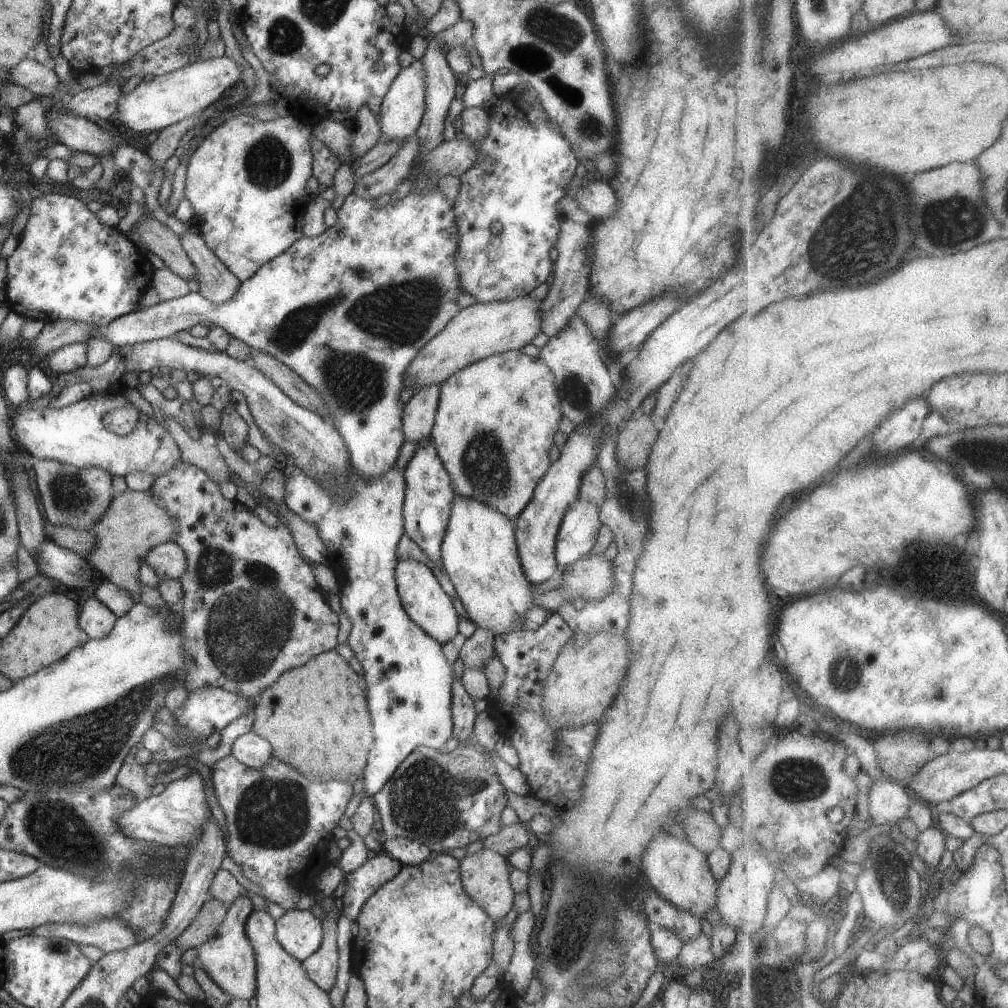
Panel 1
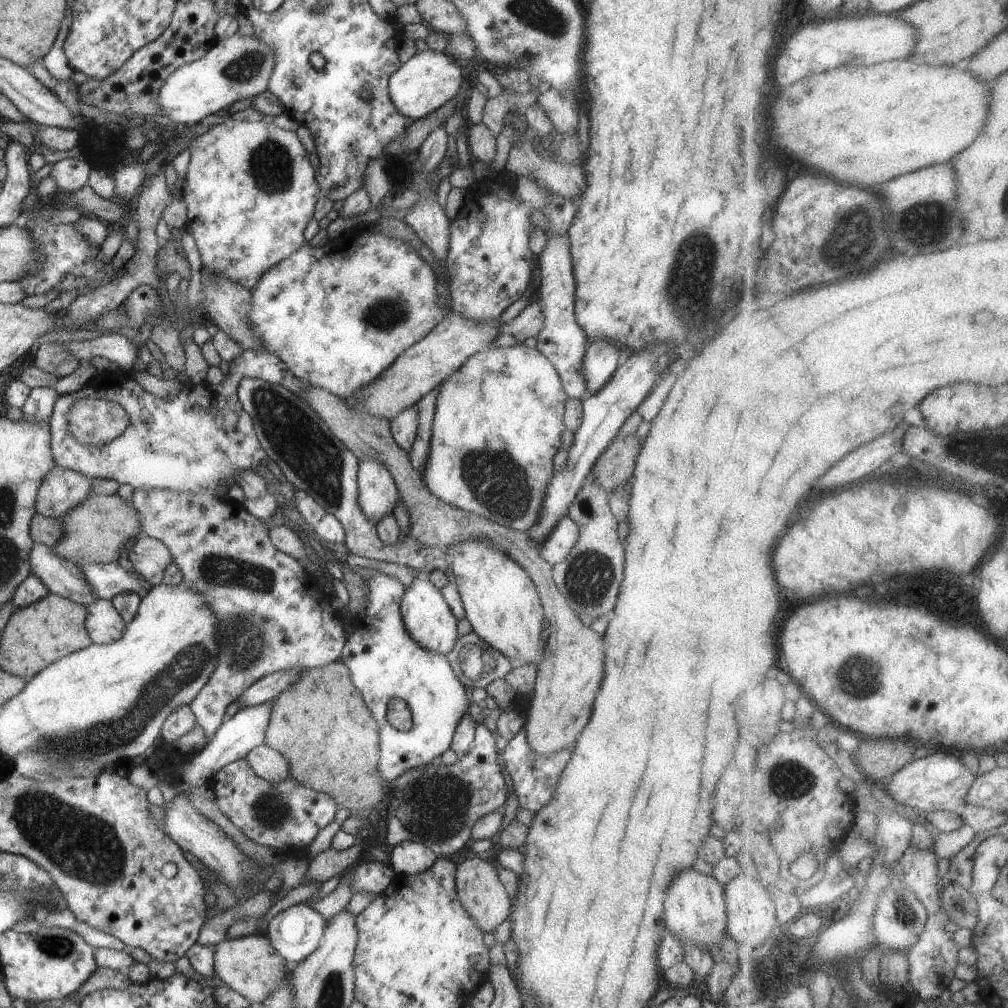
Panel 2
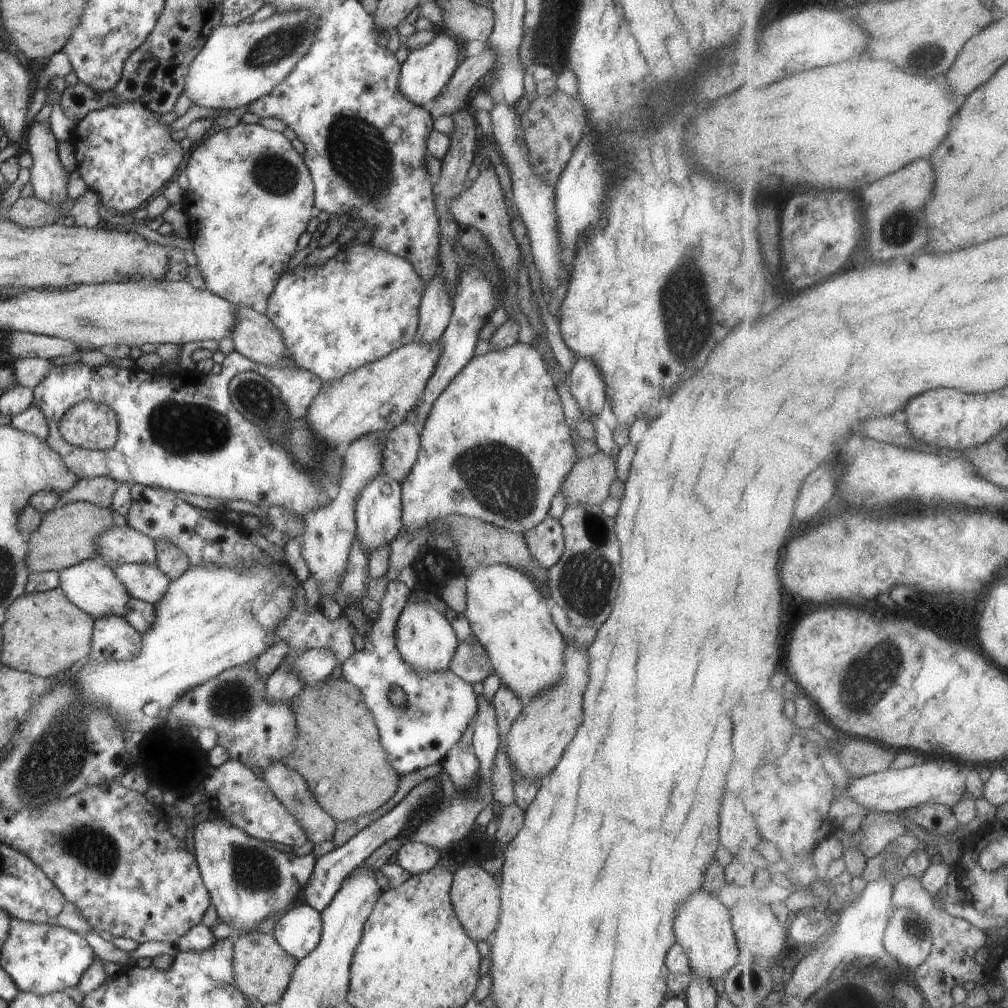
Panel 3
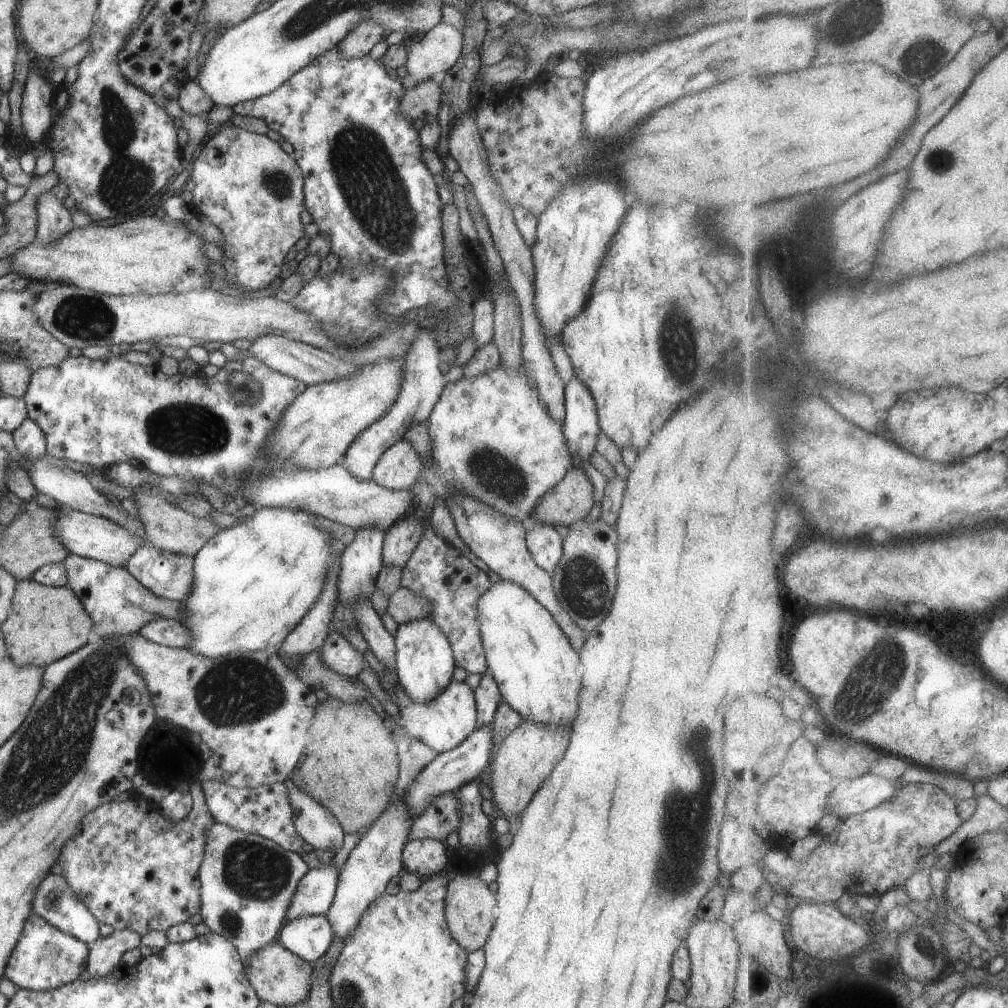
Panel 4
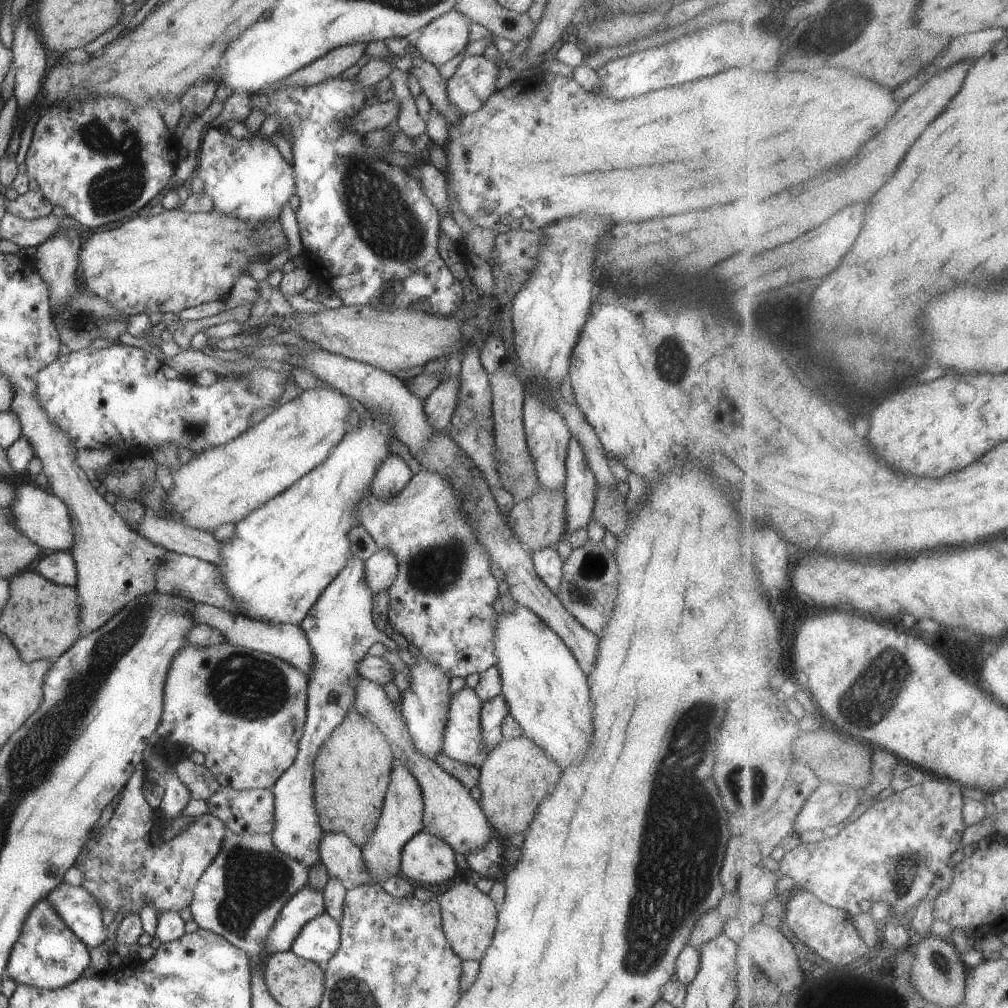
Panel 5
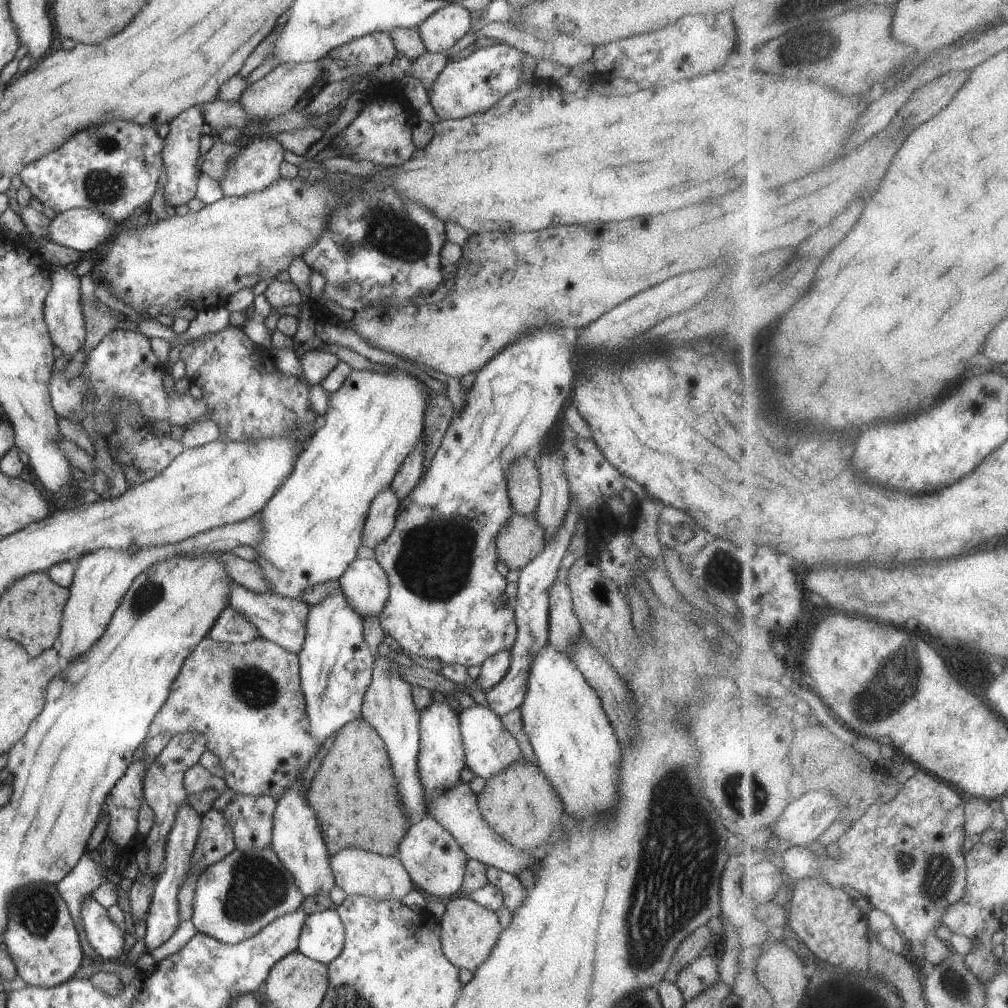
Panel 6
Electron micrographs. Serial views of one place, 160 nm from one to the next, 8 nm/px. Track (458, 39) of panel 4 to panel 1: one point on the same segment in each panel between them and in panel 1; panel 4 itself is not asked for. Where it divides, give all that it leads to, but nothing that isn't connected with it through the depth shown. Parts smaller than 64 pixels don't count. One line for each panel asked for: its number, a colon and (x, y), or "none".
1: (402, 109)
2: (429, 79)
3: (423, 76)

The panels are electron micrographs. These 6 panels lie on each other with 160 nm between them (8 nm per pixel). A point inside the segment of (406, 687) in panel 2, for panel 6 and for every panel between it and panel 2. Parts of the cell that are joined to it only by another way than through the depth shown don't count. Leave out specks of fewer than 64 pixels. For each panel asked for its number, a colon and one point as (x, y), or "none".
3: (439, 706)
4: (443, 723)
5: (462, 741)
6: (489, 748)

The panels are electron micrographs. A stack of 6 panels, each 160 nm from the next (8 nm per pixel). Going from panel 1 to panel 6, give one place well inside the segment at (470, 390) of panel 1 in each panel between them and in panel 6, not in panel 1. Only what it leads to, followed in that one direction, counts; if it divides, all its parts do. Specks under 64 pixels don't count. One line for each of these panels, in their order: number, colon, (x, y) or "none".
2: (498, 420)
3: (495, 446)
4: (491, 438)
5: (381, 568)
6: (364, 583)

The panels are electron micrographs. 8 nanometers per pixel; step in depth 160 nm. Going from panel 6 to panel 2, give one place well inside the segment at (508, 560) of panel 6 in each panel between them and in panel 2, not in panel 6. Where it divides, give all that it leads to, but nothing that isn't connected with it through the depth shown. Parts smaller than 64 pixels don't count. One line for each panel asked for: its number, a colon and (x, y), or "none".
2: (615, 466)
3: (588, 483)
4: (570, 500)
5: (538, 522)

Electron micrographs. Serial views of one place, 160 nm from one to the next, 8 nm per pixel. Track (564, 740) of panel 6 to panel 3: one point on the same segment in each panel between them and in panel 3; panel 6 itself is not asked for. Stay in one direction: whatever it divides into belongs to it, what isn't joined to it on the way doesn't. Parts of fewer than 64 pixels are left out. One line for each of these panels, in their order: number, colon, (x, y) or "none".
3: (511, 619)
4: (538, 673)
5: (548, 693)

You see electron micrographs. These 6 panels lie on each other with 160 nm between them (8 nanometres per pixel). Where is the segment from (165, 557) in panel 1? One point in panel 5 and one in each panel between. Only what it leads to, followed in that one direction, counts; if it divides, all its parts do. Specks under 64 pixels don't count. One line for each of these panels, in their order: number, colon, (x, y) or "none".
2: (150, 558)
3: (119, 545)
4: (95, 537)
5: (43, 518)

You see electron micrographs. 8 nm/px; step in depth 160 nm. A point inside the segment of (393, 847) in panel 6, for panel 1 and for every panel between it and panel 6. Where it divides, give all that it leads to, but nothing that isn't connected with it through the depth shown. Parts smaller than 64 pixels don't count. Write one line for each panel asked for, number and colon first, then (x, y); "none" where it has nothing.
1: (317, 720)
2: (321, 725)
3: (346, 768)
4: (356, 785)
5: (351, 773)

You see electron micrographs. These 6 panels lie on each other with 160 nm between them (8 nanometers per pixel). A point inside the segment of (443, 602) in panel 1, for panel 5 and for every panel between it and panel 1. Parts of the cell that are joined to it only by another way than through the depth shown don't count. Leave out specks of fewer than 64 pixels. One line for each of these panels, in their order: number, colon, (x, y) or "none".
2: (428, 619)
3: (424, 638)
4: (424, 664)
5: (425, 704)

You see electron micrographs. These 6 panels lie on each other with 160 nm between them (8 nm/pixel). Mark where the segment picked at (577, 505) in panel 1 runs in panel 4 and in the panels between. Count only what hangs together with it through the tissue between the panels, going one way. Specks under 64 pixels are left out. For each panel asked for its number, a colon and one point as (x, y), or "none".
2: (559, 542)
3: (546, 540)
4: (544, 543)

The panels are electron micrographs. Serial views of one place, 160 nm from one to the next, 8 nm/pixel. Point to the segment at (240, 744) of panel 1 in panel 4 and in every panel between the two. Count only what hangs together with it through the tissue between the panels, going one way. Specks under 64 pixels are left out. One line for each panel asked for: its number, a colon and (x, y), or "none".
2: (270, 765)
3: (289, 787)
4: (318, 827)

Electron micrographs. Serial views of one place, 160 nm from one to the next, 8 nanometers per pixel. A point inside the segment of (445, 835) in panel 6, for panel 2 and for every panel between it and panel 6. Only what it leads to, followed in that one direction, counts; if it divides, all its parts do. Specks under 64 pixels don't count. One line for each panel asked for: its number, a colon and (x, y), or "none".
2: (410, 858)
3: (416, 857)
4: (423, 857)
5: (426, 860)

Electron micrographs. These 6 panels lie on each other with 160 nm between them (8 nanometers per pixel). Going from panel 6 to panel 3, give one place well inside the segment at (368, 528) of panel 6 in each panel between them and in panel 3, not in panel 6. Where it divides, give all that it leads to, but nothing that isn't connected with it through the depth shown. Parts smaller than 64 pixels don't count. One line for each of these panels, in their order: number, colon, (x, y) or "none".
3: (402, 445)
4: (399, 467)
5: (393, 474)

